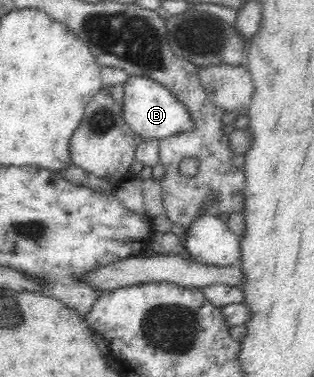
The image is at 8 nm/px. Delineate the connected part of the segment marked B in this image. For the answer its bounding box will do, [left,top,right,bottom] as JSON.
[122,76,193,140]

